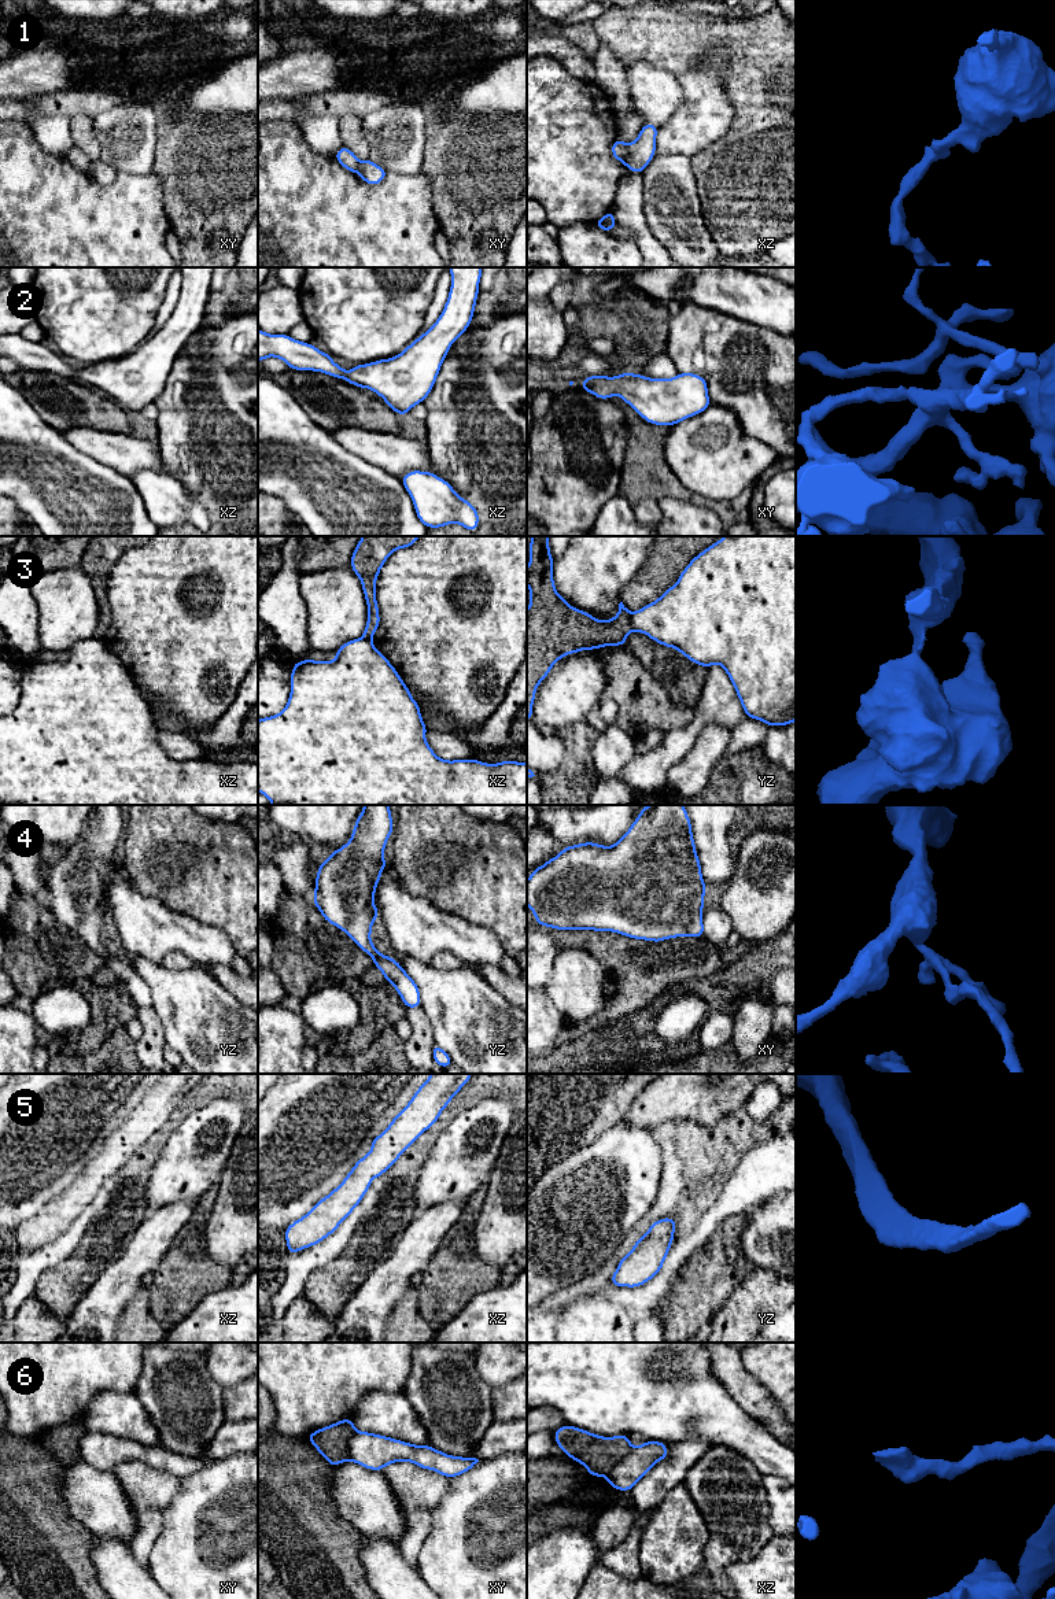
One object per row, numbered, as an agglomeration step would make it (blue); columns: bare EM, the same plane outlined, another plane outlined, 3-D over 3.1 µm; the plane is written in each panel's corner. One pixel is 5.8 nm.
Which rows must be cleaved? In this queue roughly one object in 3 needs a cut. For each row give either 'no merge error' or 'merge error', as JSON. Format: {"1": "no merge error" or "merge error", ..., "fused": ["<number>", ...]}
{"1": "merge error", "2": "no merge error", "3": "merge error", "4": "no merge error", "5": "no merge error", "6": "merge error", "fused": ["1", "3", "6"]}

